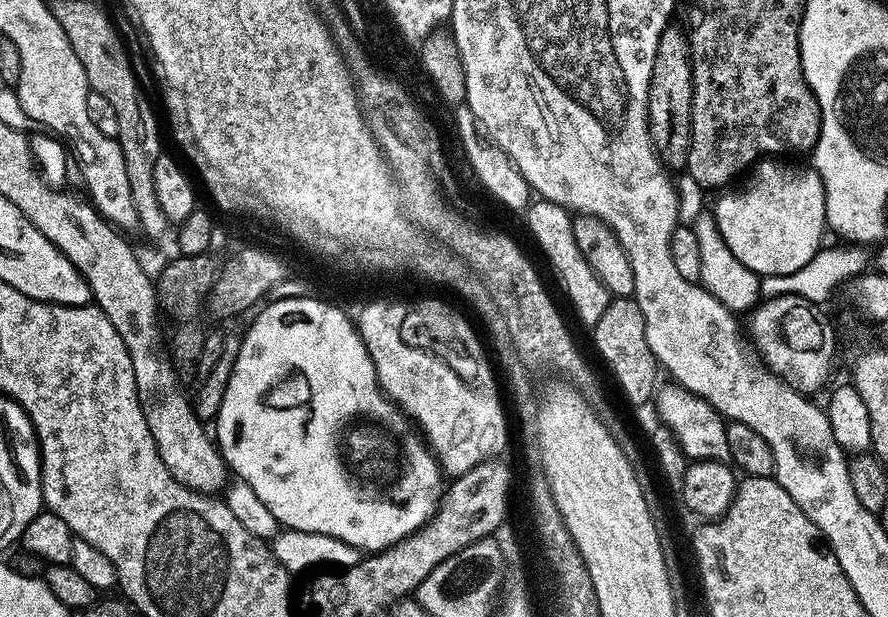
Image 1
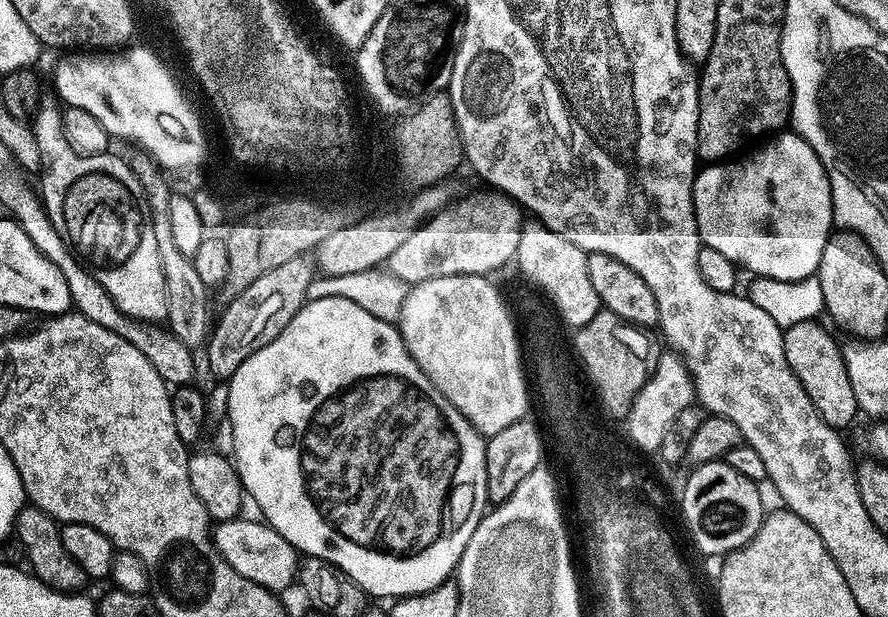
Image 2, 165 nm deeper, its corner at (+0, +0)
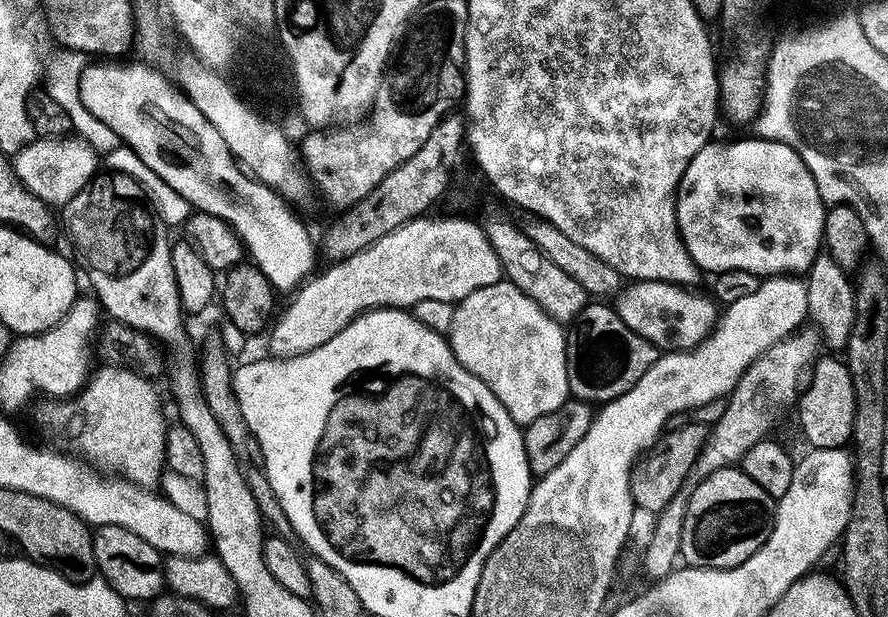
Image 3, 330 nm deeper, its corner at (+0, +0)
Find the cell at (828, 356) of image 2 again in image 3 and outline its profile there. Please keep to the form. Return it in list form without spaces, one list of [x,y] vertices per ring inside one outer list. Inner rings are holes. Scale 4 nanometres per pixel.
[[[827,354],[817,359],[798,397],[799,408],[800,428],[808,439],[809,449],[842,448],[851,441],[854,430],[854,382],[850,382],[850,370],[843,359],[835,360]]]

